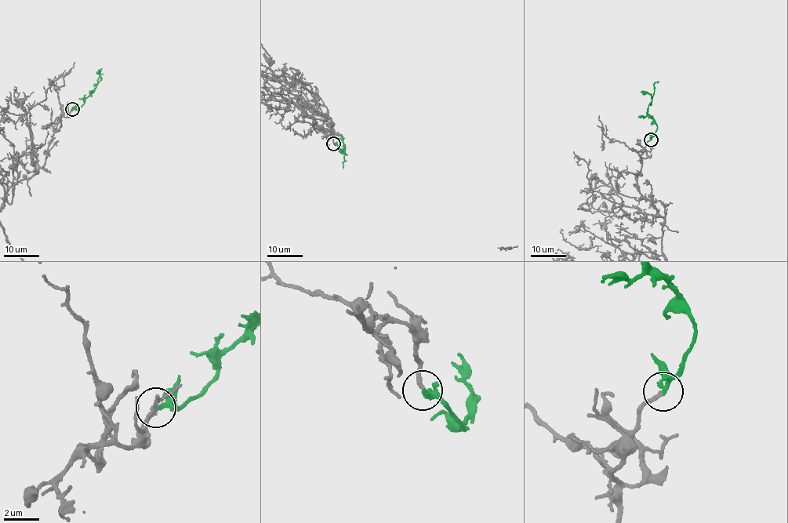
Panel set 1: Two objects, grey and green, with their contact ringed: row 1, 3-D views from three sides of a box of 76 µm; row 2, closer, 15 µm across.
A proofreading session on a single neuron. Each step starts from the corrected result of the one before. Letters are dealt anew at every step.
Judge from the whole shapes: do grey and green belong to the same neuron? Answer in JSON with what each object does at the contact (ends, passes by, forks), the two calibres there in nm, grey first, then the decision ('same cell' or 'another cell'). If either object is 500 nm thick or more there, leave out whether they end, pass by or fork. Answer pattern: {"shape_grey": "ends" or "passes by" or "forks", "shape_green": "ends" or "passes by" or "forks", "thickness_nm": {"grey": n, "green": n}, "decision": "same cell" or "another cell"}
{"shape_grey": "ends", "shape_green": "ends", "thickness_nm": {"grey": 240, "green": 220}, "decision": "same cell"}

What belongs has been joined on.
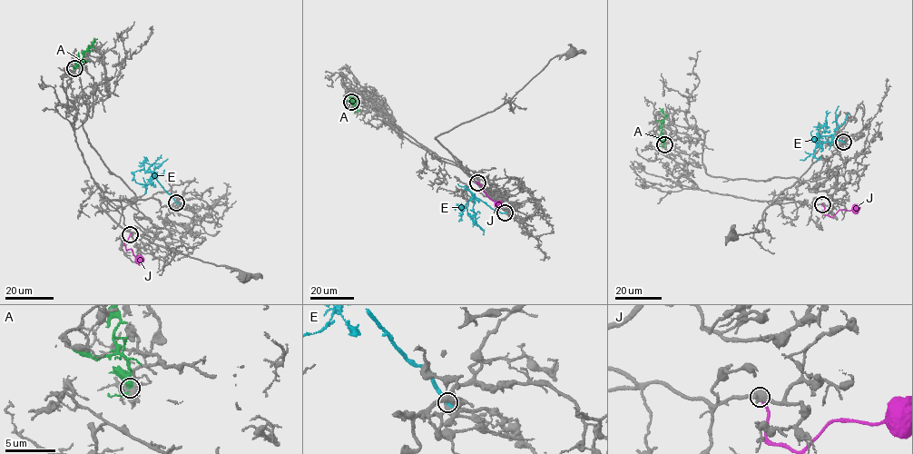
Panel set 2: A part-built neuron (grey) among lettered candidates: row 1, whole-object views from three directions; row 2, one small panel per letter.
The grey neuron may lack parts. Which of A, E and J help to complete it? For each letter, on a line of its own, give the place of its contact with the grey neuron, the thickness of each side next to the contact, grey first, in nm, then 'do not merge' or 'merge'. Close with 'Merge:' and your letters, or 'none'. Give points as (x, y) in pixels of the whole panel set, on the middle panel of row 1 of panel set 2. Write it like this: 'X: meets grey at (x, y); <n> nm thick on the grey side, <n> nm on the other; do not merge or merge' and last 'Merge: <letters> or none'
A: meets grey at (351, 102); 280 nm thick on the grey side, 360 nm on the other; do not merge
E: meets grey at (505, 212); 400 nm thick on the grey side, 320 nm on the other; merge
J: meets grey at (477, 182); 480 nm thick on the grey side, 220 nm on the other; do not merge
Merge: E

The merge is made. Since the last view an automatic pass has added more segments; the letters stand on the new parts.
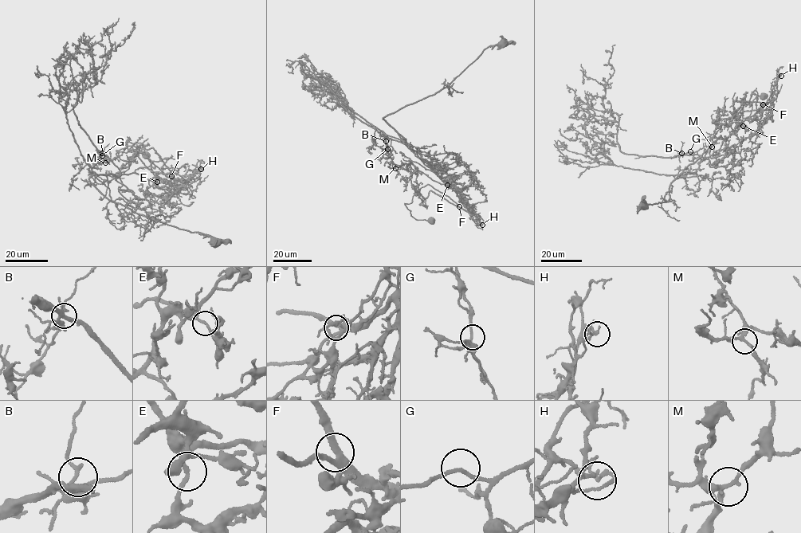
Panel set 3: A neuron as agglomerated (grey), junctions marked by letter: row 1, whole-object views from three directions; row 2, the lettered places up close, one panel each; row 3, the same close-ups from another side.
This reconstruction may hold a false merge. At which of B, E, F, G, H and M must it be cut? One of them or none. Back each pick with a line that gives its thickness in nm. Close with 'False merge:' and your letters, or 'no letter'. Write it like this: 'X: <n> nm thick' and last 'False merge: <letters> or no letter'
H: 150 nm thick
False merge: H

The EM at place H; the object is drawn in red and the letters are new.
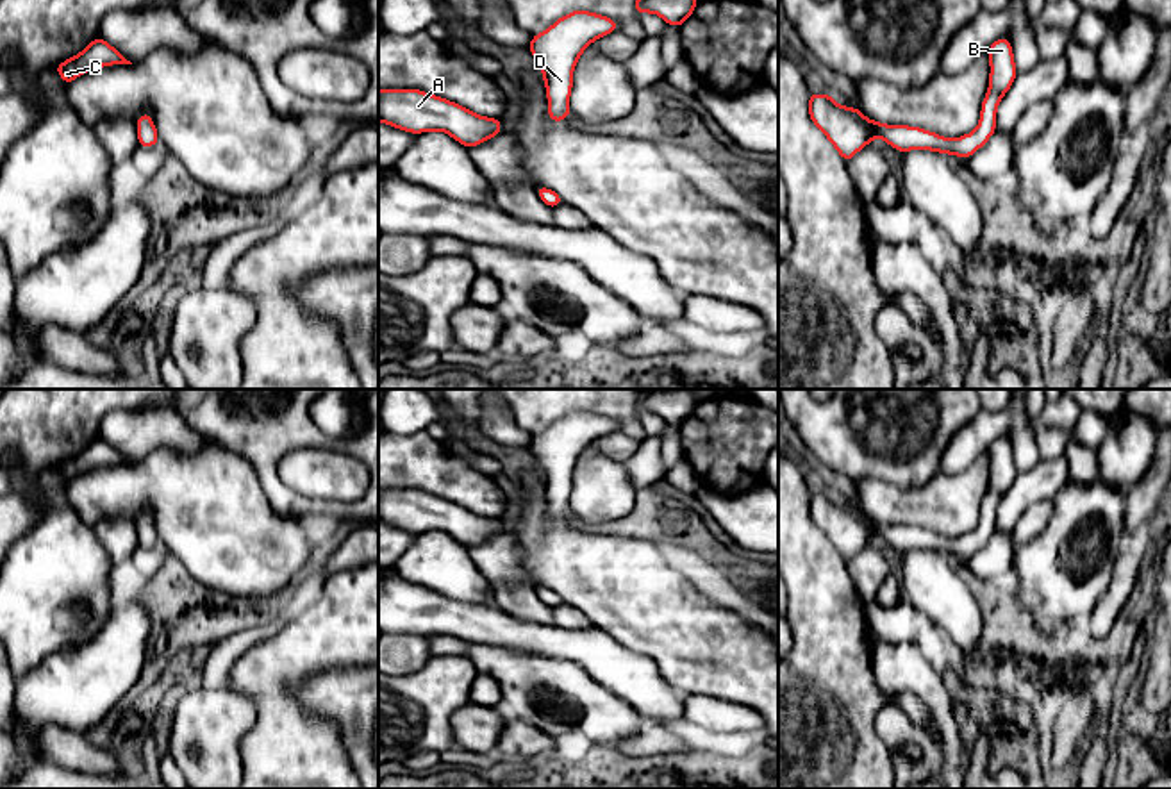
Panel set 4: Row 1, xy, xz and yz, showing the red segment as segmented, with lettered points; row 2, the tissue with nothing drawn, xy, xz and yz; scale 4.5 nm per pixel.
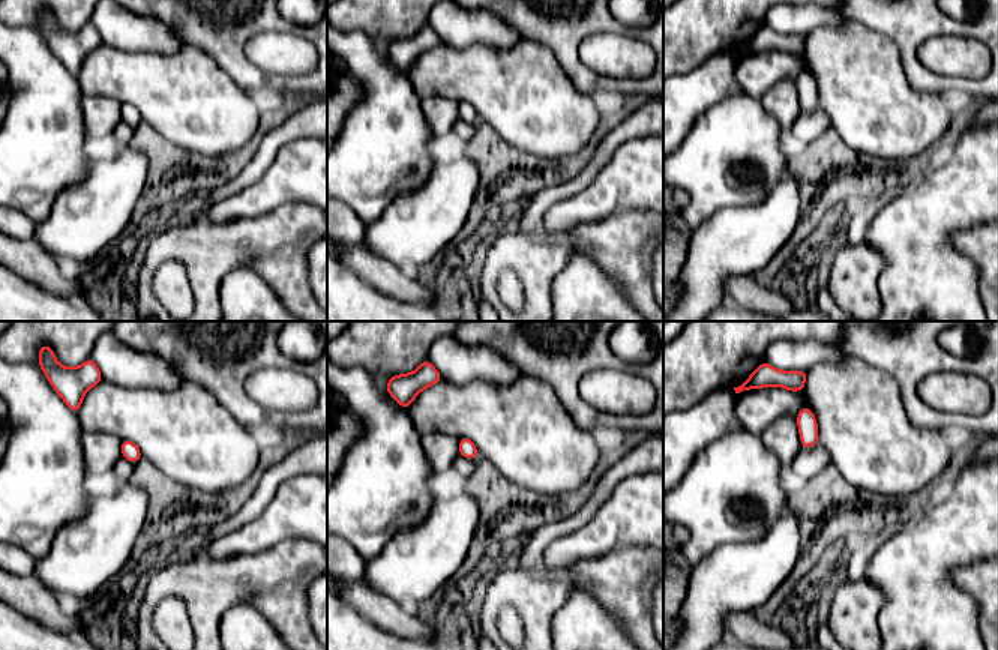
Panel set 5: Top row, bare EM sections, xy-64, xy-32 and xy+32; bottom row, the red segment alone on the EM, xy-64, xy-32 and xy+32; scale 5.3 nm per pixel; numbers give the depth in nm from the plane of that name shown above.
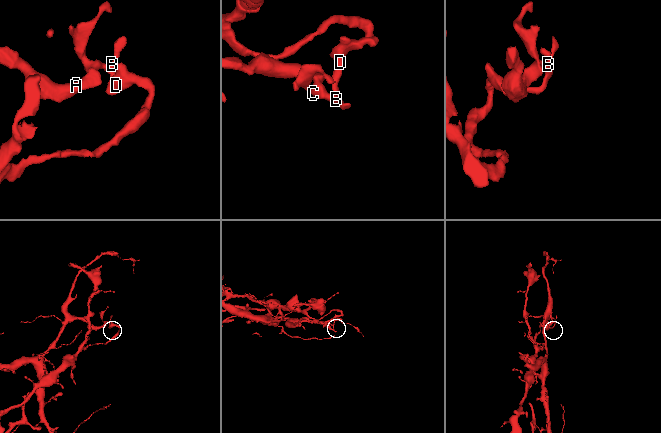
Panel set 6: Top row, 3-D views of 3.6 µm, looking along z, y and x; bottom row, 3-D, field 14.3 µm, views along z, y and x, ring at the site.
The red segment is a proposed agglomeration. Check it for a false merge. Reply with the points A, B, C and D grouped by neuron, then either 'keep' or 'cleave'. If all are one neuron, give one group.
A B C / D; cleave

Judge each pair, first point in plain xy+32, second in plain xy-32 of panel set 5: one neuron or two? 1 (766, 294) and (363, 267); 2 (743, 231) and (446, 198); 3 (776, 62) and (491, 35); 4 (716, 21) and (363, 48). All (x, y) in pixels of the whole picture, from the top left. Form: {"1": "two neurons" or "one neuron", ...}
{"1": "one neuron", "2": "one neuron", "3": "two neurons", "4": "two neurons"}

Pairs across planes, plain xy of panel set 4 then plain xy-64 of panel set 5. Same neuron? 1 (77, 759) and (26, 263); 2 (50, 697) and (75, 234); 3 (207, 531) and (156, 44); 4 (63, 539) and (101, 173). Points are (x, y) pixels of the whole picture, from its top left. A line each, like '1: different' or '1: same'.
1: same
2: same
3: different
4: different

